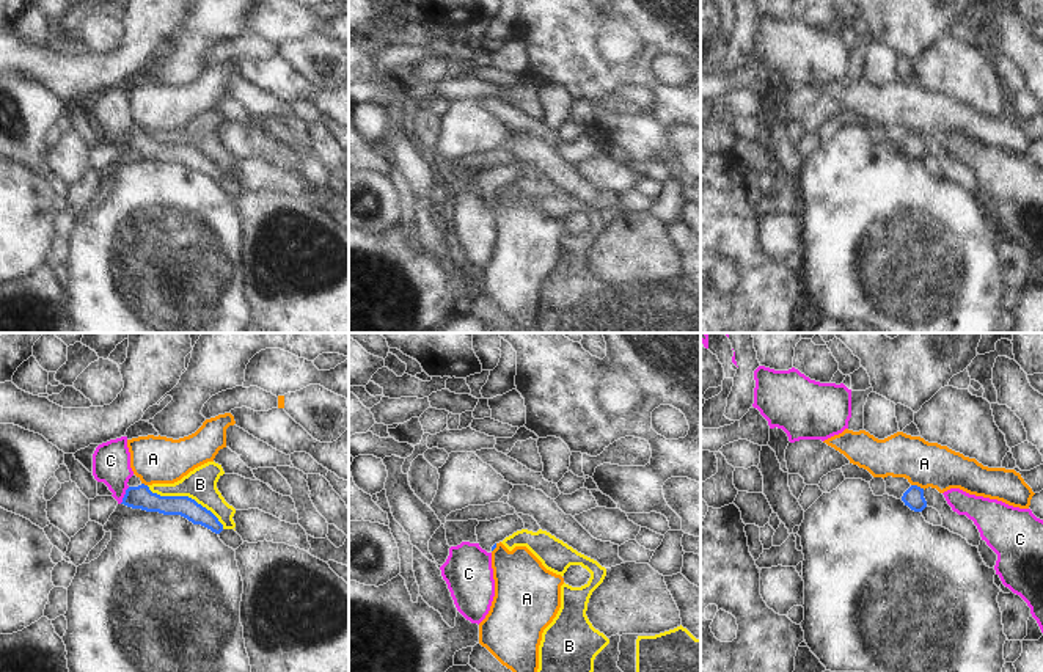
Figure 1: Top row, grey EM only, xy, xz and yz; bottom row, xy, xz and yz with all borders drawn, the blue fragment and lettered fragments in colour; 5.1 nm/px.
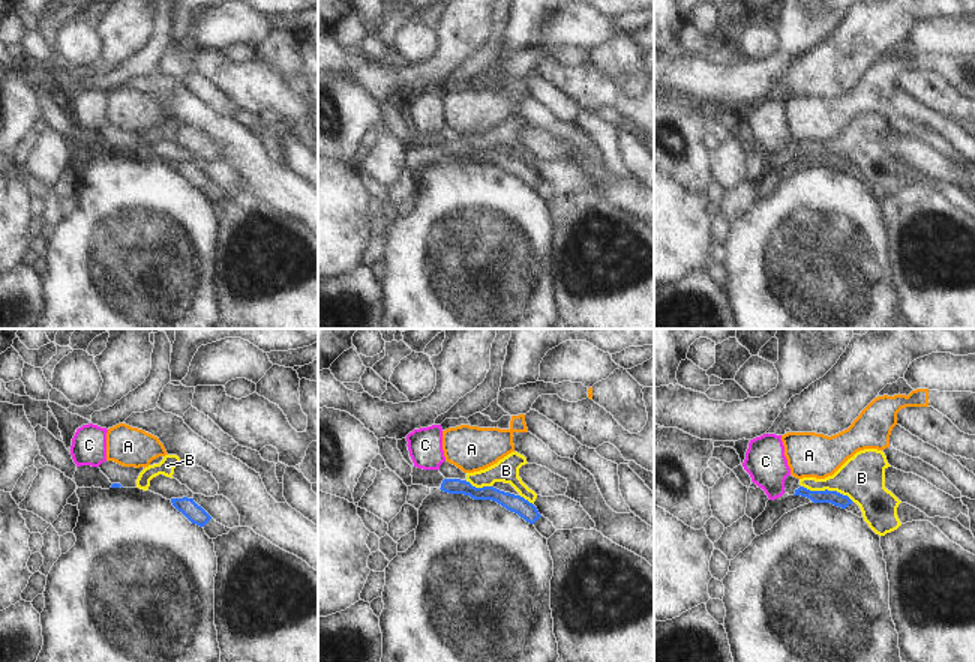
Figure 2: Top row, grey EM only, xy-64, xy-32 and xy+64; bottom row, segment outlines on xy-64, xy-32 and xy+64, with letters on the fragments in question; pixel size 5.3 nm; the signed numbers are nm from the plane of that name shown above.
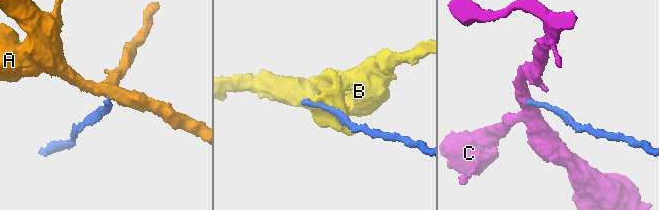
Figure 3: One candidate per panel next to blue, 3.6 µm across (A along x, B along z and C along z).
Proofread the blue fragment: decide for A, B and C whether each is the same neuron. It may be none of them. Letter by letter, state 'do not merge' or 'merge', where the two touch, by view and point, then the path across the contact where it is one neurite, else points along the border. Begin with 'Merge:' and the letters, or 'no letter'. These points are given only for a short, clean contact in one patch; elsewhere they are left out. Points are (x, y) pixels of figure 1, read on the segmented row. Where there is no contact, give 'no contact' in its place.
Merge: no letter
A: do not merge; meets blue in yz at (916, 485); border along yz (911, 484), (924, 489)
B: do not merge; meets blue in xy at (187, 496); border along xy (146, 485), (161, 495), (187, 495), (193, 498), (223, 528)
C: do not merge; meets blue in xy at (124, 495); border along xy (129, 487), (120, 503)

